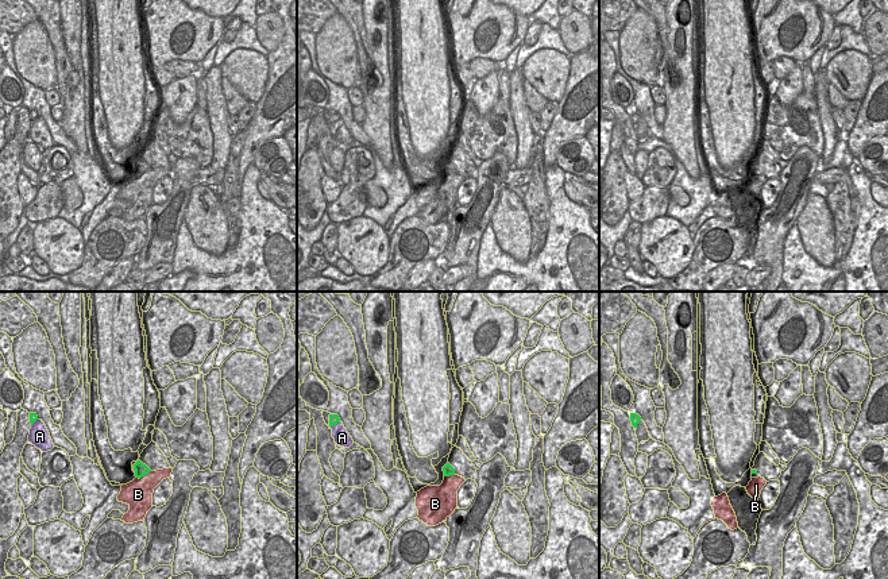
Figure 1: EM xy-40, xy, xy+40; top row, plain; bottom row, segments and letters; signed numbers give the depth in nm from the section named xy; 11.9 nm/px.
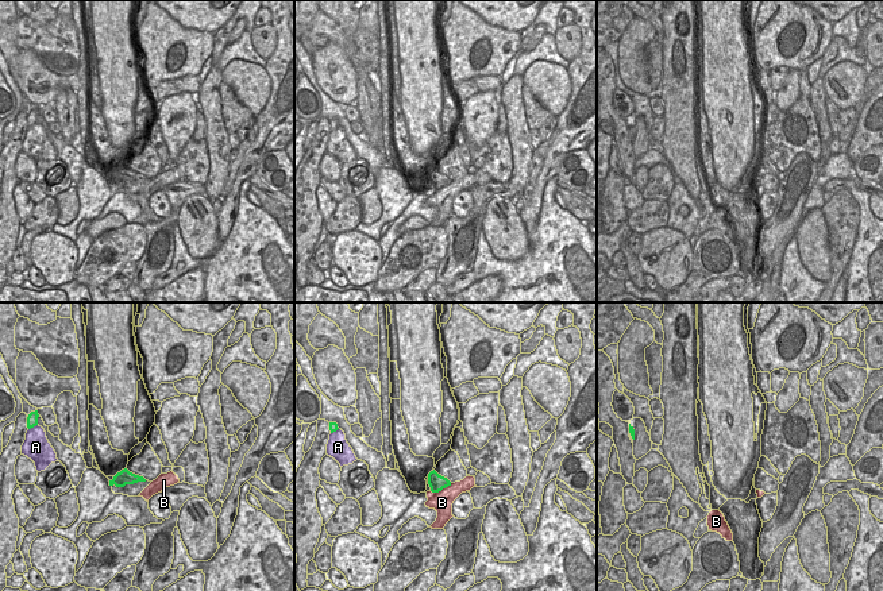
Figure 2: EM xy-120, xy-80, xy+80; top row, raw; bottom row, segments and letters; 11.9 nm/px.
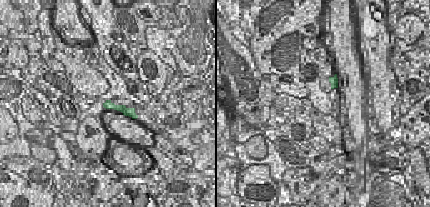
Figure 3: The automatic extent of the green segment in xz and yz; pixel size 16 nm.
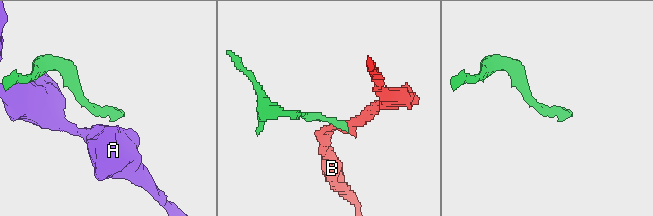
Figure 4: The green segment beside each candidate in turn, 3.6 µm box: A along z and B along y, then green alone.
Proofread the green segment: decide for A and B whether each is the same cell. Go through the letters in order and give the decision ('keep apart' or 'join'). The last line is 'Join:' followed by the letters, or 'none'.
A: keep apart
B: keep apart
Join: none

